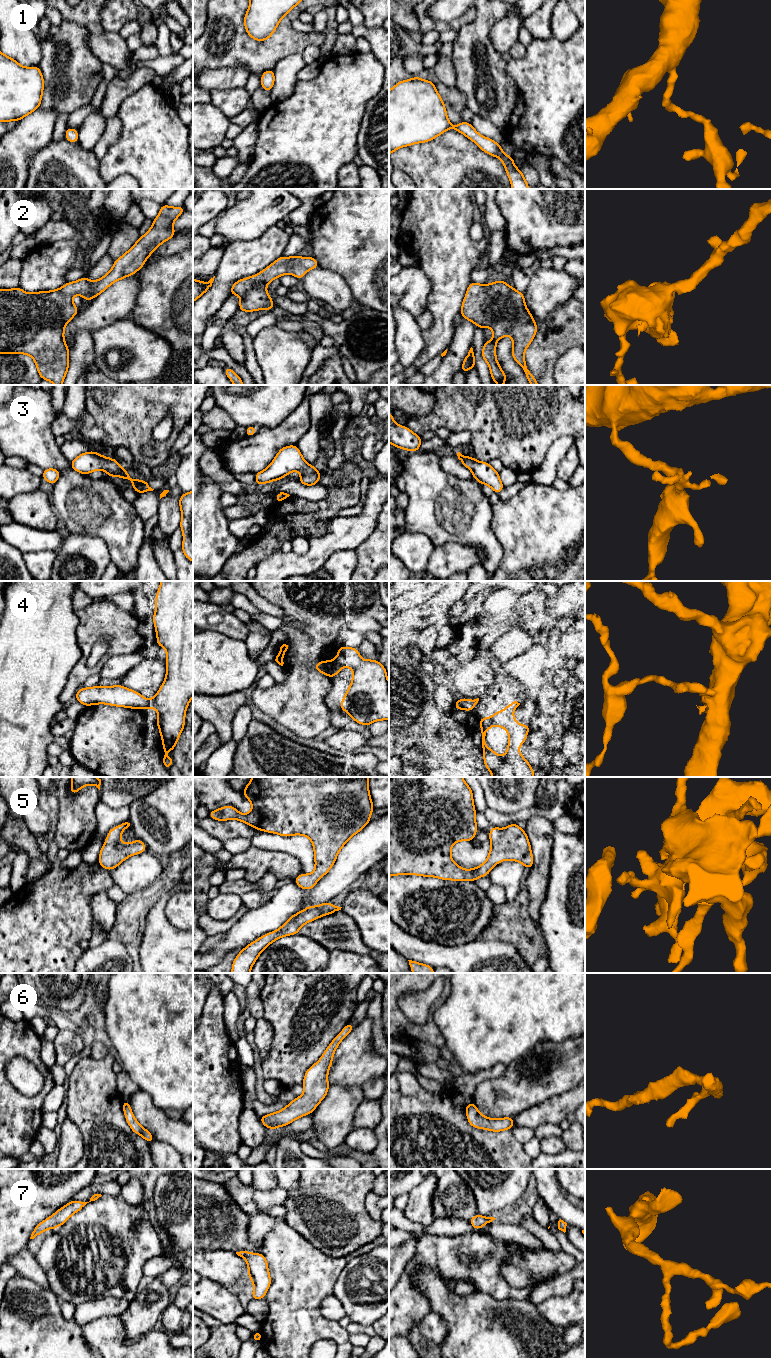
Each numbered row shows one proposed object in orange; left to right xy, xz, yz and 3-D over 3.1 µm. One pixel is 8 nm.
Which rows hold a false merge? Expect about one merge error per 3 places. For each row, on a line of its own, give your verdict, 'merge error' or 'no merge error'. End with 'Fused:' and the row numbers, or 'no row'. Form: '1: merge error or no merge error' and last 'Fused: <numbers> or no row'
1: no merge error
2: no merge error
3: no merge error
4: merge error
5: no merge error
6: no merge error
7: no merge error
Fused: 4

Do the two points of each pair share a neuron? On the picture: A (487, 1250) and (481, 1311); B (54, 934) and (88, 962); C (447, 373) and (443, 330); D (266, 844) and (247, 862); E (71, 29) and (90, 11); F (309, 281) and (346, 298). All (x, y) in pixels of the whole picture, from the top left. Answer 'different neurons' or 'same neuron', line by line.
A: different neurons
B: different neurons
C: different neurons
D: different neurons
E: different neurons
F: same neuron

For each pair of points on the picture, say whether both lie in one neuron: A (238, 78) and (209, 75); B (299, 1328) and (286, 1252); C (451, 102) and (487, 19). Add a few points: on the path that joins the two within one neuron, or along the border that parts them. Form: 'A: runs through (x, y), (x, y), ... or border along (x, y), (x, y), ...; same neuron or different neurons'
A: runs through (231, 78), (216, 78); same neuron
B: runs through (295, 1309), (295, 1271); same neuron
C: border along (455, 87), (465, 95), (467, 106); different neurons

